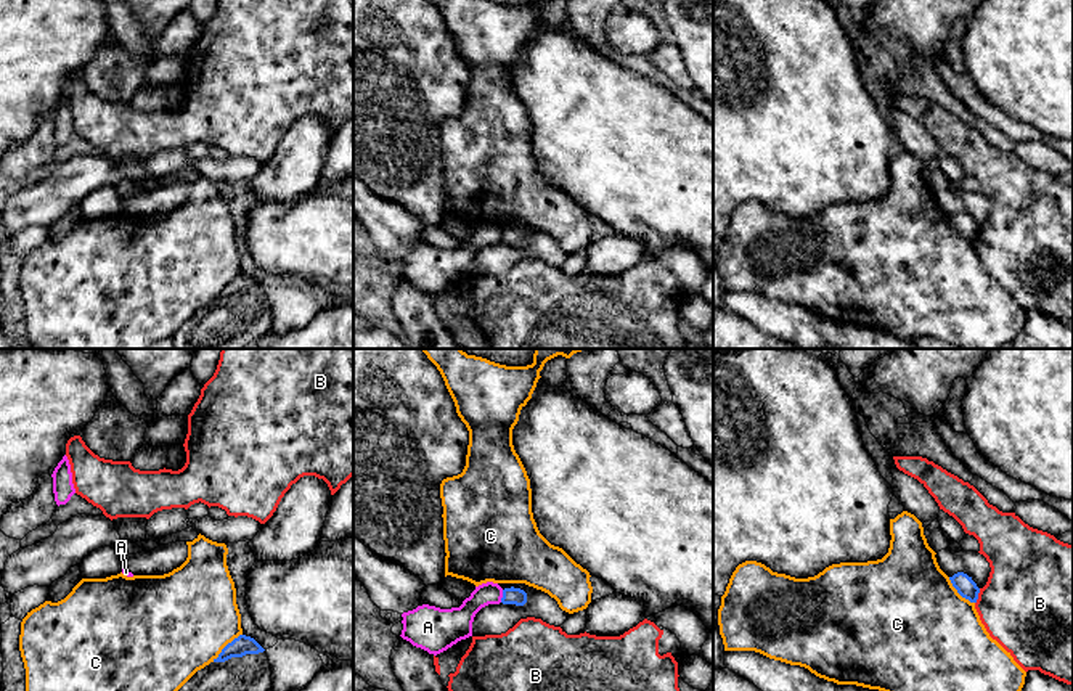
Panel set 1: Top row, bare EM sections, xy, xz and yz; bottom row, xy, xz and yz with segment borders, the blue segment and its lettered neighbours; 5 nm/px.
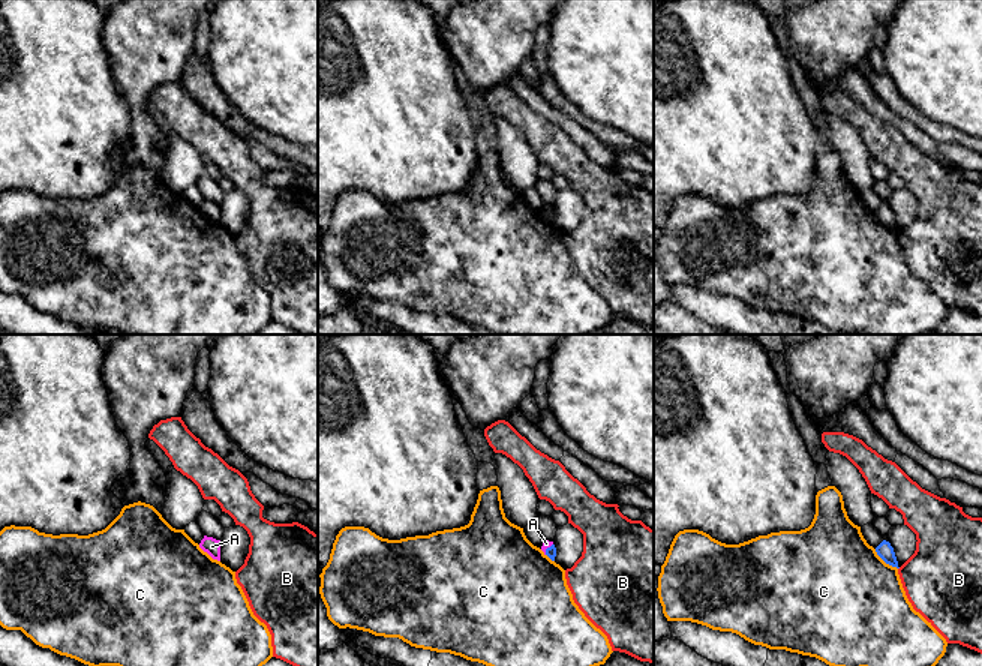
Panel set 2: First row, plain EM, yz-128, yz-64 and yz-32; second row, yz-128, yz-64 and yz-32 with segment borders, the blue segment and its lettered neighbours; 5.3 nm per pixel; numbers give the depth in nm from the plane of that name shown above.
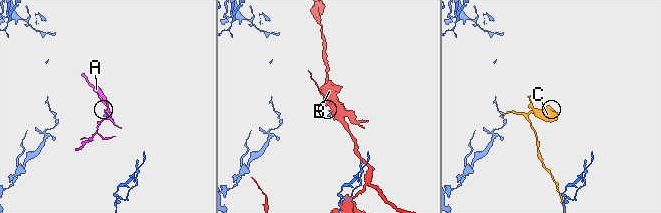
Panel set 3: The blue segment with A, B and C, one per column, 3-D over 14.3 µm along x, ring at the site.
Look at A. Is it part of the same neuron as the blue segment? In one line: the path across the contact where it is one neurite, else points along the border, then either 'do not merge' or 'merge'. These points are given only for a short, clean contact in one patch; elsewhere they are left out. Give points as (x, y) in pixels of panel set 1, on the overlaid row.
border xz (503, 590), (500, 601); do not merge

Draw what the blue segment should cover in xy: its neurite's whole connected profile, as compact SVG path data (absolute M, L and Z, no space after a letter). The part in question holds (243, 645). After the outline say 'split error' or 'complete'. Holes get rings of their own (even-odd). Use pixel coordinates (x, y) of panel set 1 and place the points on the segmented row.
M239 635L178 691L271 691L267 651L254 638Z; split error

